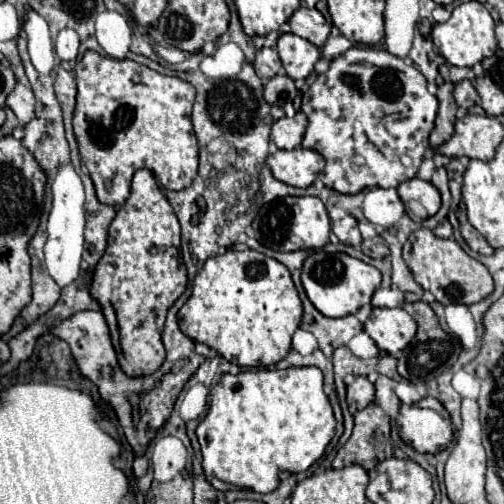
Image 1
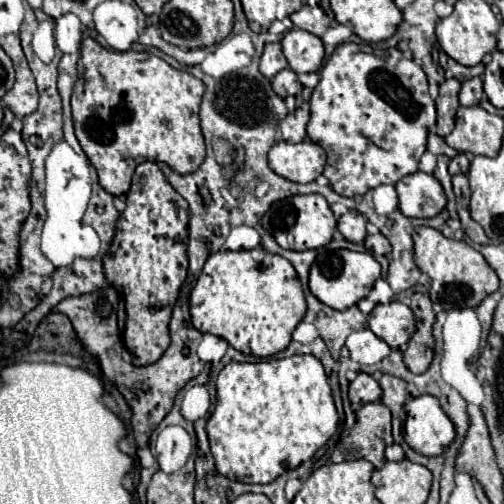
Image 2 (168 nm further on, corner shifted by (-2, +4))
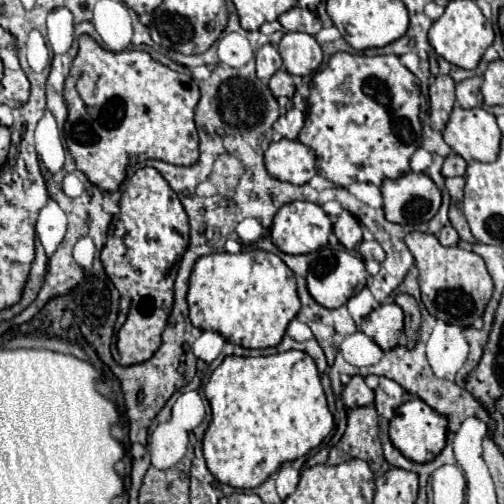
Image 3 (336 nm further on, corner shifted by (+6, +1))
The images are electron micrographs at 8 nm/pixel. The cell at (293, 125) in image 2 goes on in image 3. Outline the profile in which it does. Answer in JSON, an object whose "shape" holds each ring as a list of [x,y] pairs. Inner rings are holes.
{"shape":[[[288,109],[274,123],[274,131],[286,139],[296,139],[298,133],[302,131],[302,127],[304,127],[304,113],[298,109]]]}

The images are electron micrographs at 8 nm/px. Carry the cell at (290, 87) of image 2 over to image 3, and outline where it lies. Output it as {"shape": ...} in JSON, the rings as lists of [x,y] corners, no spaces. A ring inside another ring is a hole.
{"shape":[[[280,69],[280,71],[276,71],[274,75],[272,75],[272,79],[270,79],[270,91],[274,93],[274,97],[292,97],[294,95],[294,81],[292,81],[292,75],[288,73],[288,71],[284,71],[284,69]]]}

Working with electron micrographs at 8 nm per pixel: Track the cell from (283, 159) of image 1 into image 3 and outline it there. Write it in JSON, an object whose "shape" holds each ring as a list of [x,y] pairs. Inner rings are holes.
{"shape":[[[280,139],[264,153],[266,169],[272,177],[294,185],[304,185],[316,175],[316,155],[300,141]]]}

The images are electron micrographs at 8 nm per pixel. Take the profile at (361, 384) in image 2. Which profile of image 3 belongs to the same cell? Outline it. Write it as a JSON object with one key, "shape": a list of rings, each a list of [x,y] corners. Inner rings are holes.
{"shape":[[[360,375],[352,377],[350,383],[344,387],[342,391],[342,399],[346,407],[364,407],[364,405],[372,405],[374,403],[374,391],[366,387],[364,379]]]}

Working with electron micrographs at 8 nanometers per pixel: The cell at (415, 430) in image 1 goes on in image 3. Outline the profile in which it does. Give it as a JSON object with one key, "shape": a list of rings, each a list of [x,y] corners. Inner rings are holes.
{"shape":[[[412,397],[410,401],[402,403],[396,409],[396,415],[390,419],[390,429],[388,429],[388,435],[394,447],[414,463],[432,461],[444,449],[446,433],[448,433],[448,419],[444,419],[444,415],[428,407],[420,397]]]}

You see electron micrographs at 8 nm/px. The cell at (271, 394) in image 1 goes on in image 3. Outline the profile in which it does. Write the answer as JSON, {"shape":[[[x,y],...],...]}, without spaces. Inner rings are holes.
{"shape":[[[286,351],[286,353],[276,353],[276,355],[262,355],[262,357],[236,357],[236,355],[230,355],[226,357],[218,367],[216,371],[210,375],[210,381],[206,383],[204,387],[204,395],[206,399],[210,401],[210,407],[212,407],[212,421],[208,425],[208,431],[204,435],[204,457],[206,457],[206,463],[208,463],[208,469],[212,471],[212,475],[220,481],[220,483],[226,483],[226,485],[232,485],[236,489],[254,489],[258,487],[260,483],[264,483],[282,463],[286,461],[294,461],[298,457],[304,457],[310,449],[318,447],[322,443],[322,439],[329,435],[334,429],[335,423],[332,413],[326,403],[326,395],[324,395],[324,389],[322,389],[322,383],[320,383],[320,375],[318,375],[318,369],[316,369],[316,363],[314,359],[304,353],[304,351]]]}

